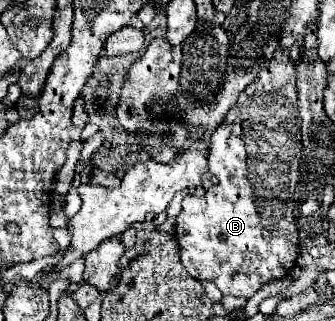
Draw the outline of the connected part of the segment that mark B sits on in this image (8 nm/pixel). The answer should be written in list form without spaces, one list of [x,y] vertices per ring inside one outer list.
[[[278,50],[274,58],[258,72],[258,80],[240,92],[236,104],[228,110],[224,122],[210,138],[208,166],[218,178],[218,184],[202,196],[188,194],[182,200],[174,236],[180,246],[180,260],[192,278],[212,280],[222,294],[248,300],[266,282],[288,276],[300,250],[300,236],[294,218],[294,192],[296,174],[300,176],[300,162],[302,118],[298,110],[296,72],[288,60],[288,52]]]

